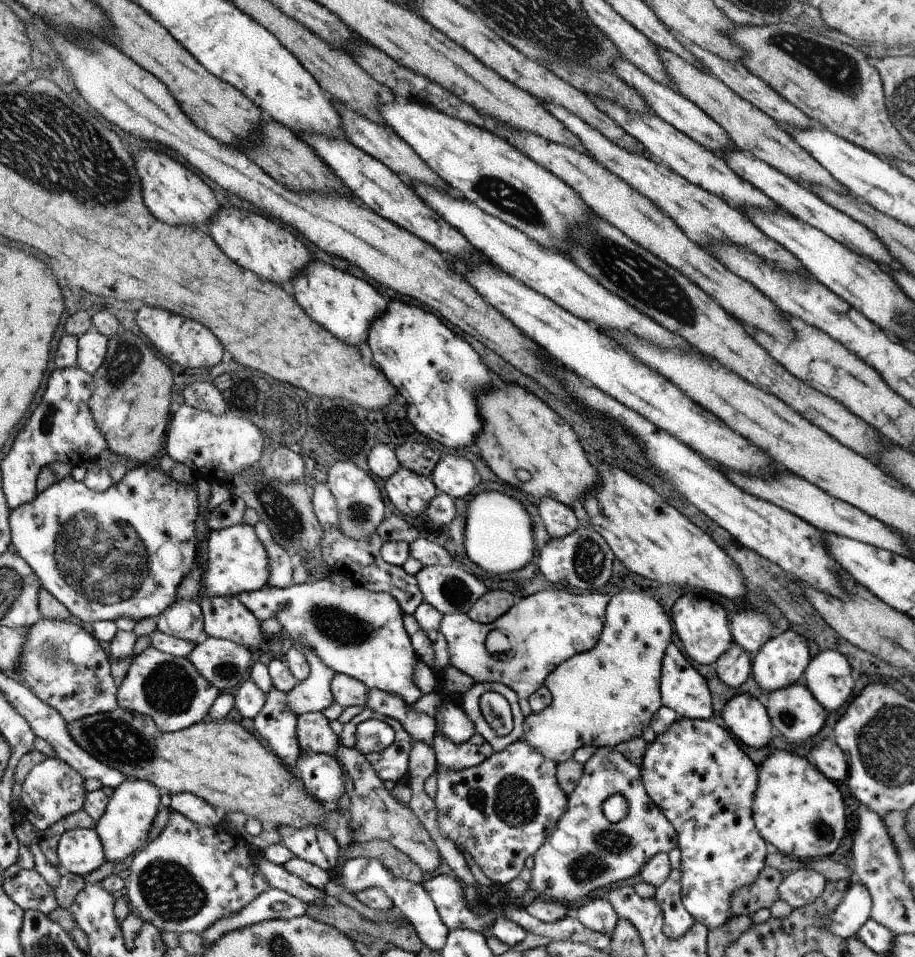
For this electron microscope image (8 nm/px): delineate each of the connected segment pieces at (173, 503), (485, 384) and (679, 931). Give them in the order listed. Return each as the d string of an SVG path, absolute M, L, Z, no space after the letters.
M156 461L149 464L130 465L128 474L104 492L96 492L88 488L83 481L77 481L70 474L54 484L54 486L50 486L44 492L36 495L34 500L11 511L11 547L34 570L34 574L40 579L41 586L50 592L62 606L68 608L70 614L76 616L76 618L83 622L93 623L100 621L116 622L122 616L128 616L134 622L138 622L139 620L158 617L170 607L170 604L176 601L178 586L180 586L182 578L188 574L188 570L192 568L194 558L196 558L196 534L194 534L194 520L196 520L196 516L198 516L196 490L193 489L192 485L175 482L170 476L160 472Z
M394 300L388 304L386 312L372 322L367 342L374 360L405 403L405 413L410 424L420 434L444 444L446 448L476 448L474 440L482 432L482 418L478 414L478 392L482 388L490 390L492 380L488 368L482 364L476 350L465 339L454 334L433 313Z
M680 868L671 869L668 878L664 880L664 884L655 888L654 898L662 910L663 931L672 940L684 936L695 922L695 918L682 904L681 880Z

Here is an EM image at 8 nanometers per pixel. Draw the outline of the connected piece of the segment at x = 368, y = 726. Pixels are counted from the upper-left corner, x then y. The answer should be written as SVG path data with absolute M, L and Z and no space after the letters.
M376 719L361 722L357 726L355 749L363 755L368 752L383 752L394 743L394 729Z

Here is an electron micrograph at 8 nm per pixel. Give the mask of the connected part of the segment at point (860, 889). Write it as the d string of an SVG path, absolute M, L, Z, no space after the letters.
M854 877L844 898L832 910L830 924L826 924L824 930L844 939L855 937L871 918L871 910L872 898L868 888Z

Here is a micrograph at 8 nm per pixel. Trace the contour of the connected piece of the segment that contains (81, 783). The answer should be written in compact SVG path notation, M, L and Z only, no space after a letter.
M47 757L44 762L37 764L28 772L19 796L22 818L34 824L36 830L46 830L59 820L83 809L87 800L86 779L83 774L76 772L67 761L55 757Z

